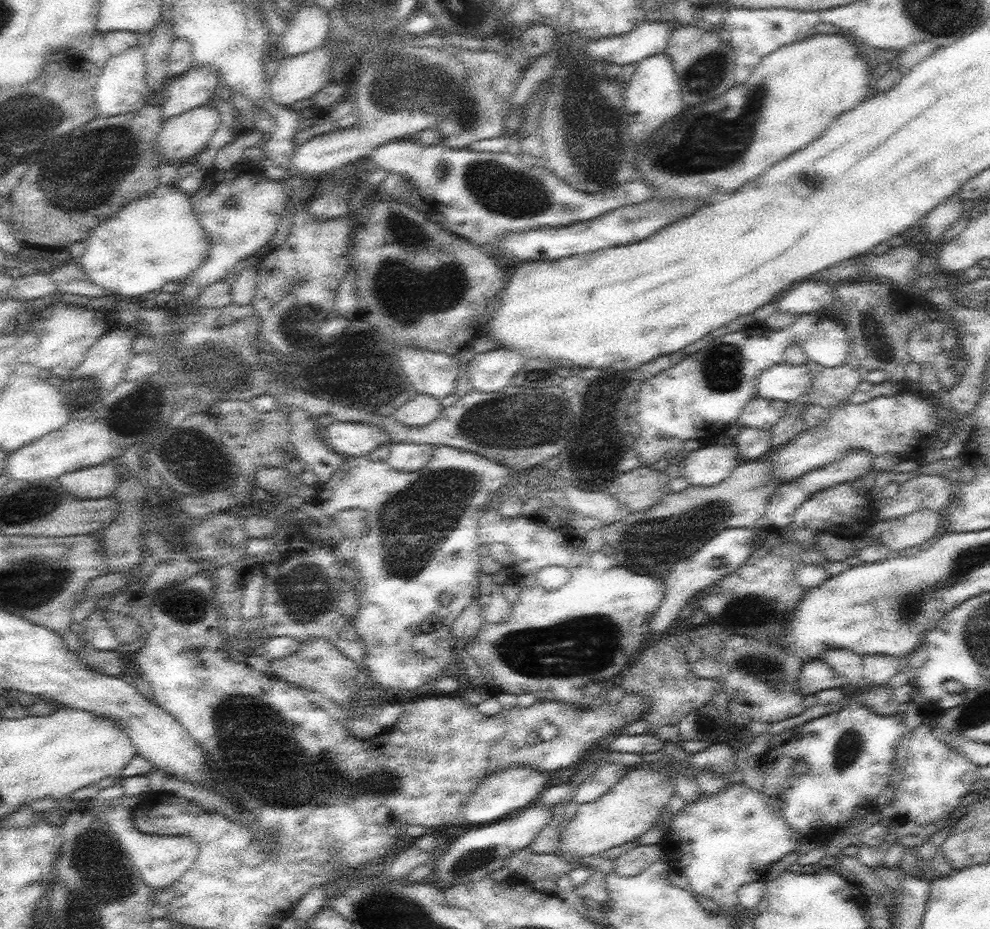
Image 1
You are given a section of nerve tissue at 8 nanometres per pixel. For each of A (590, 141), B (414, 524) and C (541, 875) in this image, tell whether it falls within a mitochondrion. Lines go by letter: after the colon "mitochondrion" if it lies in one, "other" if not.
A: mitochondrion
B: mitochondrion
C: other

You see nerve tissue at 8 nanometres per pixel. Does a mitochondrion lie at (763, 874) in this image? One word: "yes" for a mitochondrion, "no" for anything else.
no

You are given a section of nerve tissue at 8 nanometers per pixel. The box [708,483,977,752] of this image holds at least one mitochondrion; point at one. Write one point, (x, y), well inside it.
(763, 610)

